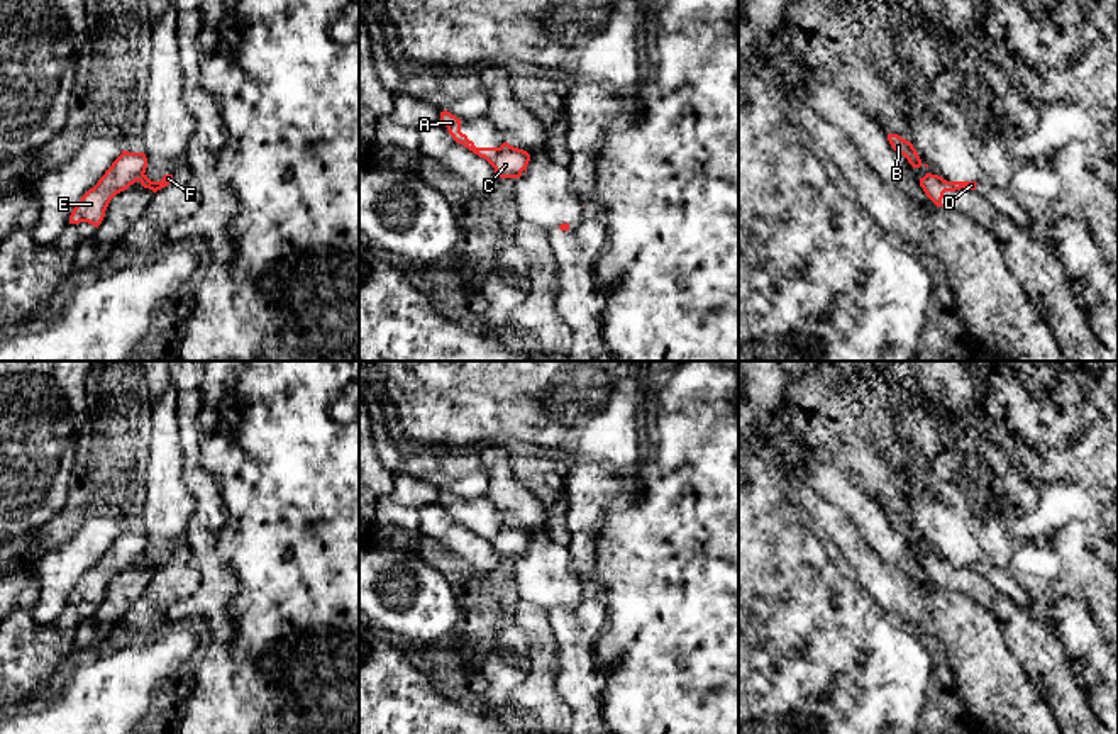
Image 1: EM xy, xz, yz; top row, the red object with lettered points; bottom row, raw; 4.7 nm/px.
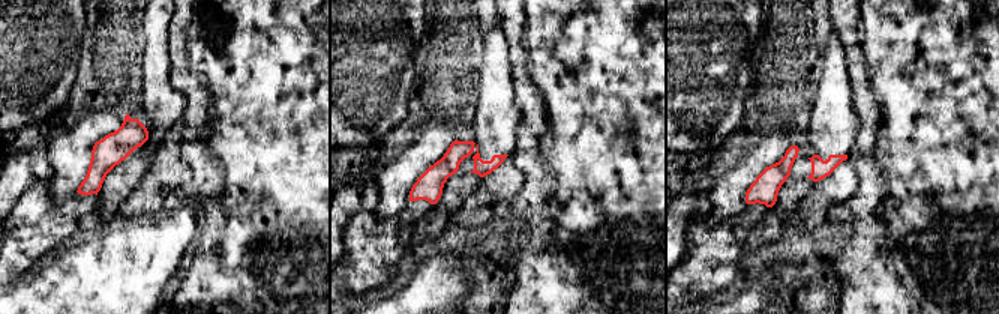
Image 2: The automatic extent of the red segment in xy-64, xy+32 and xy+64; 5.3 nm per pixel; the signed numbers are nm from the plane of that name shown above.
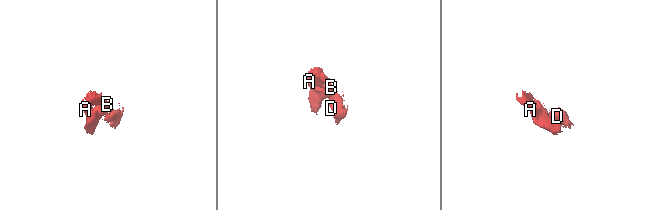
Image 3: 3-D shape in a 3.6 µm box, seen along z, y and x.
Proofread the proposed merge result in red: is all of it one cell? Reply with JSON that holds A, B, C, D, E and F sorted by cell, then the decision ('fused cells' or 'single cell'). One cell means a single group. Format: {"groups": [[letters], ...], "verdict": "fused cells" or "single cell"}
{"groups": [["A", "B", "C", "E"], ["D", "F"]], "verdict": "fused cells"}

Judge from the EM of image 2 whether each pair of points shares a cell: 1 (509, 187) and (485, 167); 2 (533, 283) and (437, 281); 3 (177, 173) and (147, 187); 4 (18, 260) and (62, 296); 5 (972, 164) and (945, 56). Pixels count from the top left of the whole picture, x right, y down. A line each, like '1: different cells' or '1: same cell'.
1: different cells
2: different cells
3: same cell
4: different cells
5: same cell

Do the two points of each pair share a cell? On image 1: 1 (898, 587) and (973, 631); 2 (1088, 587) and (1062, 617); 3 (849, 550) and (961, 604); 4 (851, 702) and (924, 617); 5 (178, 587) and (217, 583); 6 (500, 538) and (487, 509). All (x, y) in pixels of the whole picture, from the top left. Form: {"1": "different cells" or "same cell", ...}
{"1": "same cell", "2": "different cells", "3": "same cell", "4": "different cells", "5": "different cells", "6": "same cell"}

